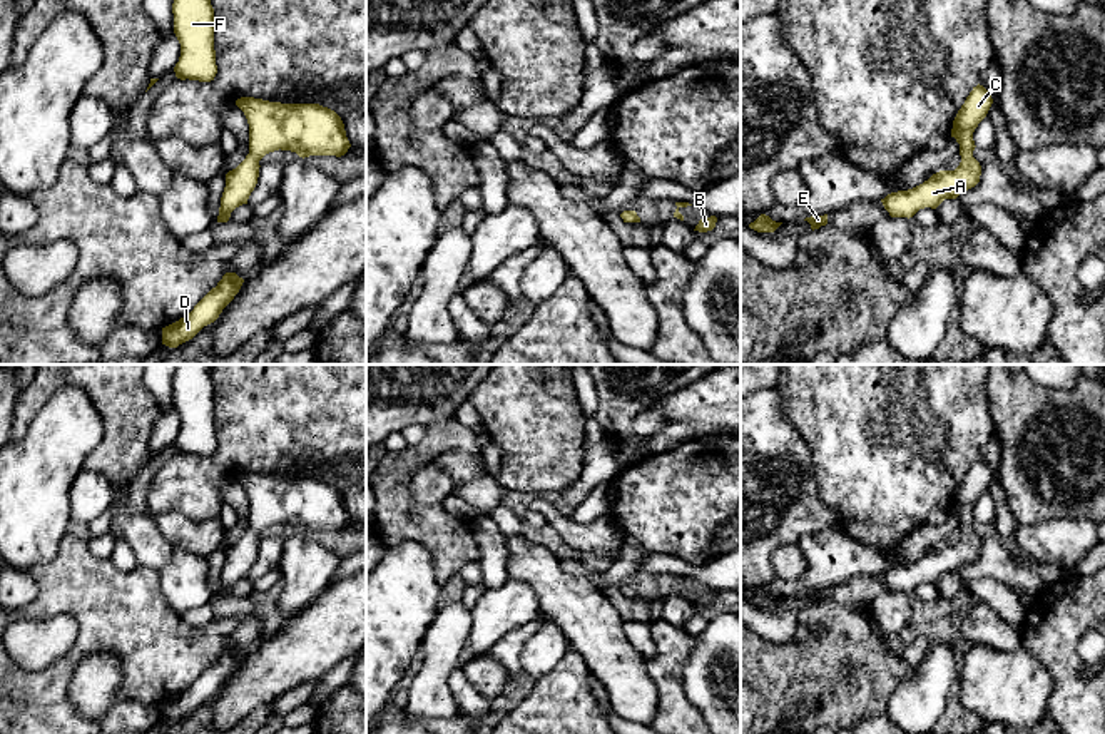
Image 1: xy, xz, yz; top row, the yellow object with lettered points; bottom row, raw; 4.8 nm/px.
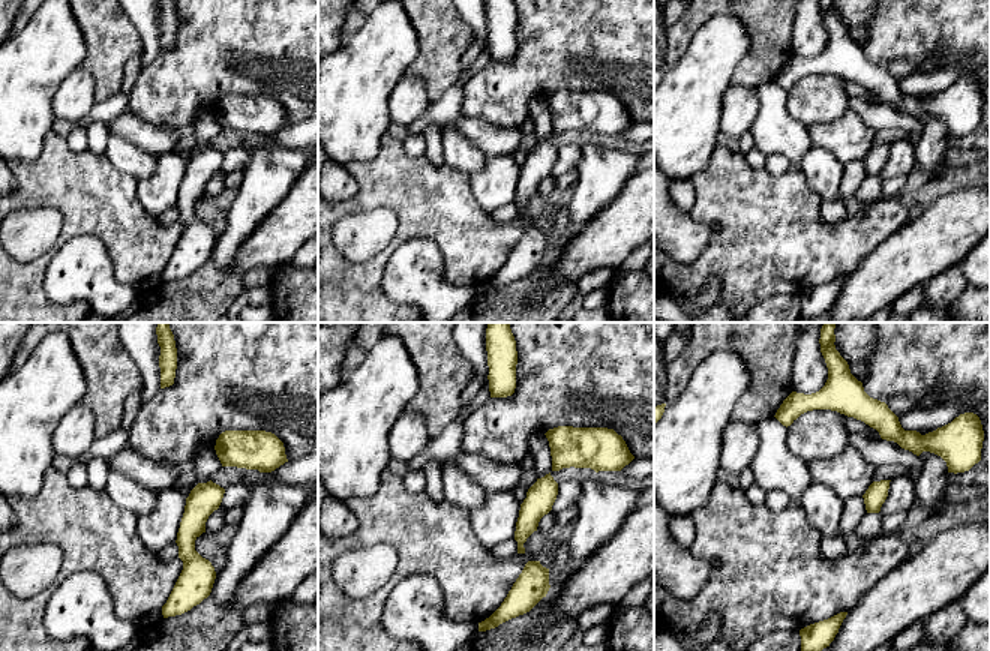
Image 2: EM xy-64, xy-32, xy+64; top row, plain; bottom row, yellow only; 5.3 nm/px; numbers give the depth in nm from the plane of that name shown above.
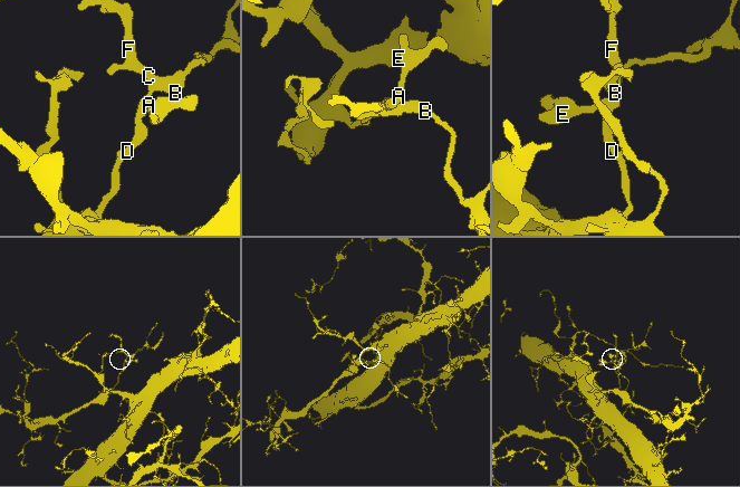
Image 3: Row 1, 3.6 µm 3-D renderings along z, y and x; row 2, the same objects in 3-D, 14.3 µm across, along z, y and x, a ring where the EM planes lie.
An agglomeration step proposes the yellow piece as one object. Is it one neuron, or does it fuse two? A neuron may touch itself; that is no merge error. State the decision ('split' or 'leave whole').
leave whole

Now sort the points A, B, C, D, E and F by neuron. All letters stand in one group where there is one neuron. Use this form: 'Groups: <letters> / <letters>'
Groups: A B C D E F

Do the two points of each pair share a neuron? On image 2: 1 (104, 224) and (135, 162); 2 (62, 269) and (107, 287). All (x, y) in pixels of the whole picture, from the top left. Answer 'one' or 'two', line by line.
1: two
2: one

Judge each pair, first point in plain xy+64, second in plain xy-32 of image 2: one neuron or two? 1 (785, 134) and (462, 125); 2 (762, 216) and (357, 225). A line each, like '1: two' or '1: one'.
1: two
2: two

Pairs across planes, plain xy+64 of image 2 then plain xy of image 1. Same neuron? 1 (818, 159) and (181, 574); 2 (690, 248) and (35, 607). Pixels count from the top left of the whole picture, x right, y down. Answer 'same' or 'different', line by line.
1: same
2: different

